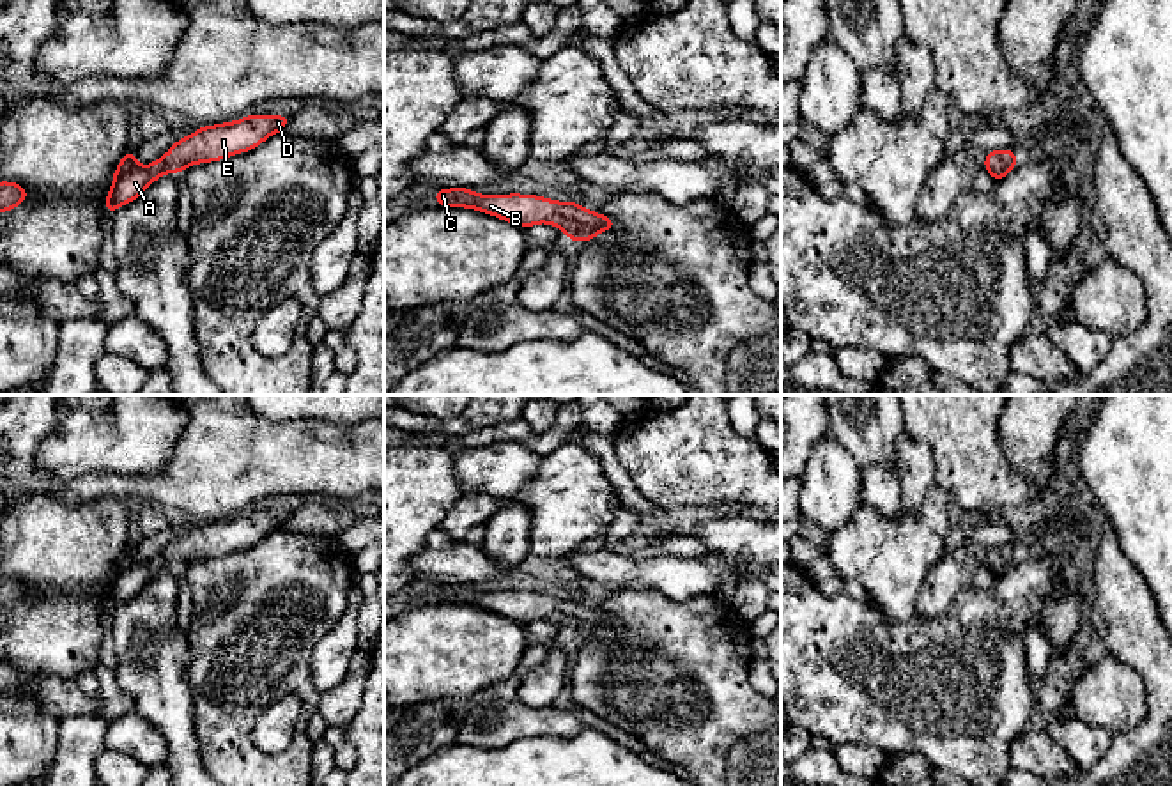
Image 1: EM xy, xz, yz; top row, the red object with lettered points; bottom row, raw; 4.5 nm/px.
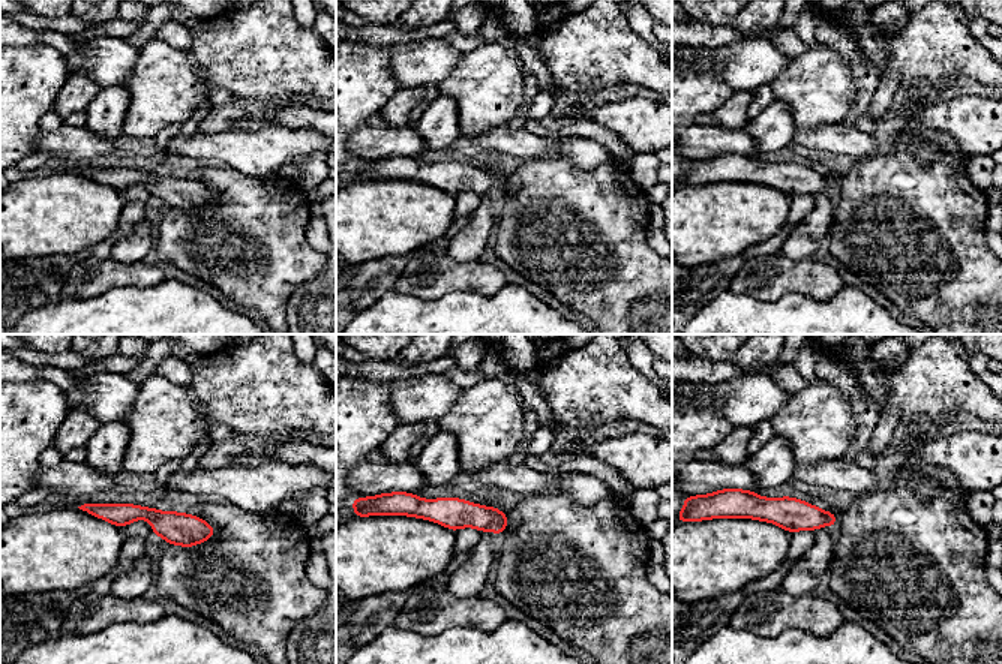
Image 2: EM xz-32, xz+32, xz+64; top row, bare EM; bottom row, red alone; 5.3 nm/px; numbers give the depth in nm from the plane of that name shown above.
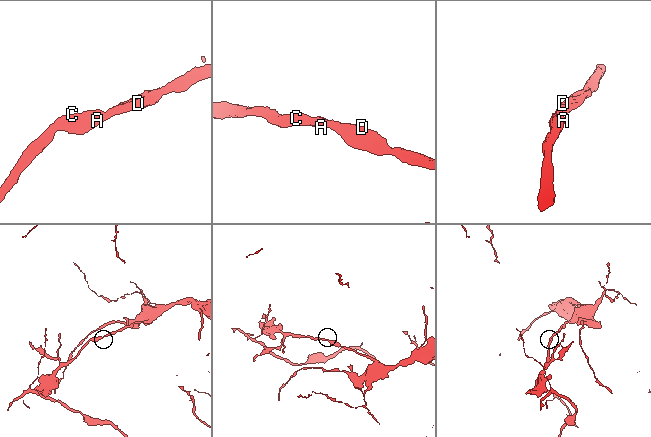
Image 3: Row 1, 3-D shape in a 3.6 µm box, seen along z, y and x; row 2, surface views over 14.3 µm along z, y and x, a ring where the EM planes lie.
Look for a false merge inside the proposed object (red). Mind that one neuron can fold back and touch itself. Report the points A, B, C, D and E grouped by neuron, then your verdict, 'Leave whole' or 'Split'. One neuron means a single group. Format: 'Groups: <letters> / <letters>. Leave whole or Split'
Groups: A B C D E. Leave whole

